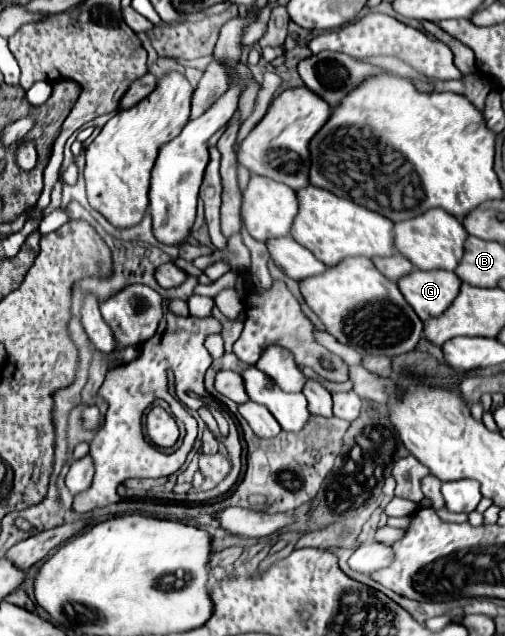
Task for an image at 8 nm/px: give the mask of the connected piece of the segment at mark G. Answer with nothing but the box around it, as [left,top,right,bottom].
[396,269,462,323]

